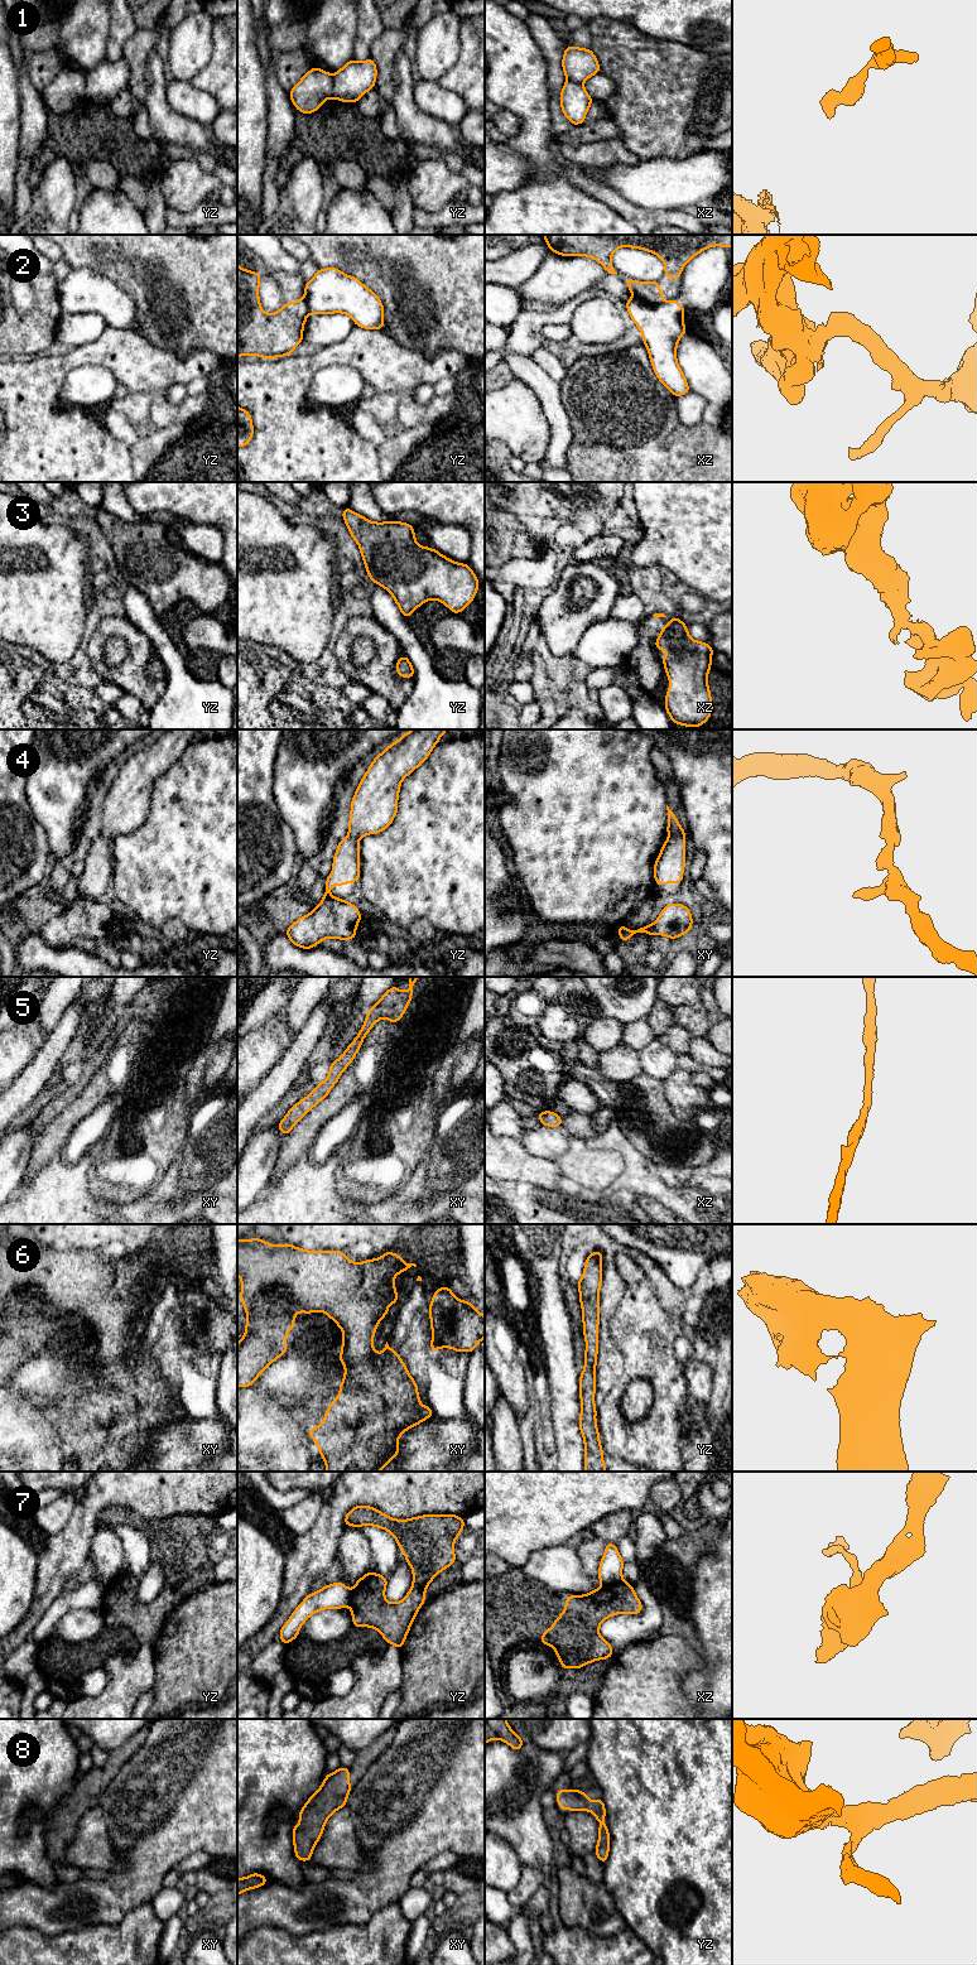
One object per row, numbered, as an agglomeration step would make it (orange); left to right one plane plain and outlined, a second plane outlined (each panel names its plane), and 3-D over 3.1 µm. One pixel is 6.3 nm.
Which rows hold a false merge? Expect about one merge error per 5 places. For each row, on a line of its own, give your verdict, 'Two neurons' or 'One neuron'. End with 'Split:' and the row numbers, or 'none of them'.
1: Two neurons
2: Two neurons
3: One neuron
4: One neuron
5: One neuron
6: One neuron
7: Two neurons
8: One neuron
Split: 1, 2, 7

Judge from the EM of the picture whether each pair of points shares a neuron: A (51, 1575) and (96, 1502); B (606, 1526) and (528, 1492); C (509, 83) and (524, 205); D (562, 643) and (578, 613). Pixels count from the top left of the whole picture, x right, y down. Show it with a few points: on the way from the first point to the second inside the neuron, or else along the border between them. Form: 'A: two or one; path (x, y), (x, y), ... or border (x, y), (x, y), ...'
A: one; path (61, 1557), (72, 1545), (82, 1520)
B: two; border (624, 1511), (606, 1515), (590, 1526)
C: one; path (534, 114), (534, 150), (539, 158), (539, 174)
D: one; path (562, 635), (562, 630), (571, 621)

